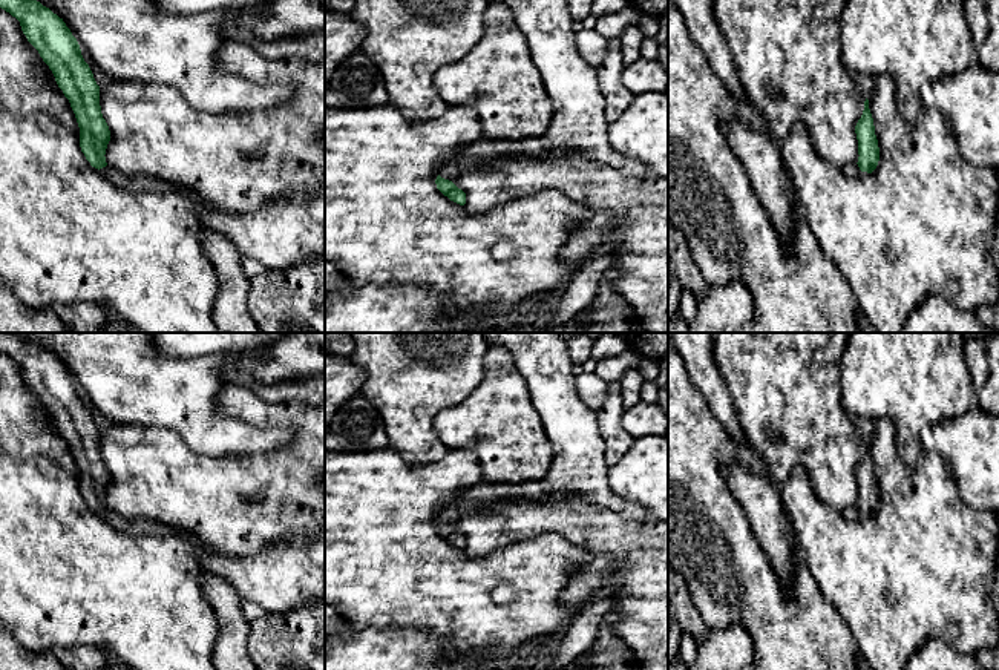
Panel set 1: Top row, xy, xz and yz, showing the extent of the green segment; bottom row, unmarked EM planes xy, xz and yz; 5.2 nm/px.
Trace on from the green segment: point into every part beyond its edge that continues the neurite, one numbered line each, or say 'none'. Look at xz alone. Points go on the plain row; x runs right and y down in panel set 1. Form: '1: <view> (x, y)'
1: xz (578, 469)

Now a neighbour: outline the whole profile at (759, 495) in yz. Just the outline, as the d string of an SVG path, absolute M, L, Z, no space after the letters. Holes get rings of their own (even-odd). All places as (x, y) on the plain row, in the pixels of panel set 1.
M739 463L728 465L723 472L754 537L768 555L783 587L789 589L794 580L797 537L792 527L788 526L780 500L780 484L765 474L752 472Z

